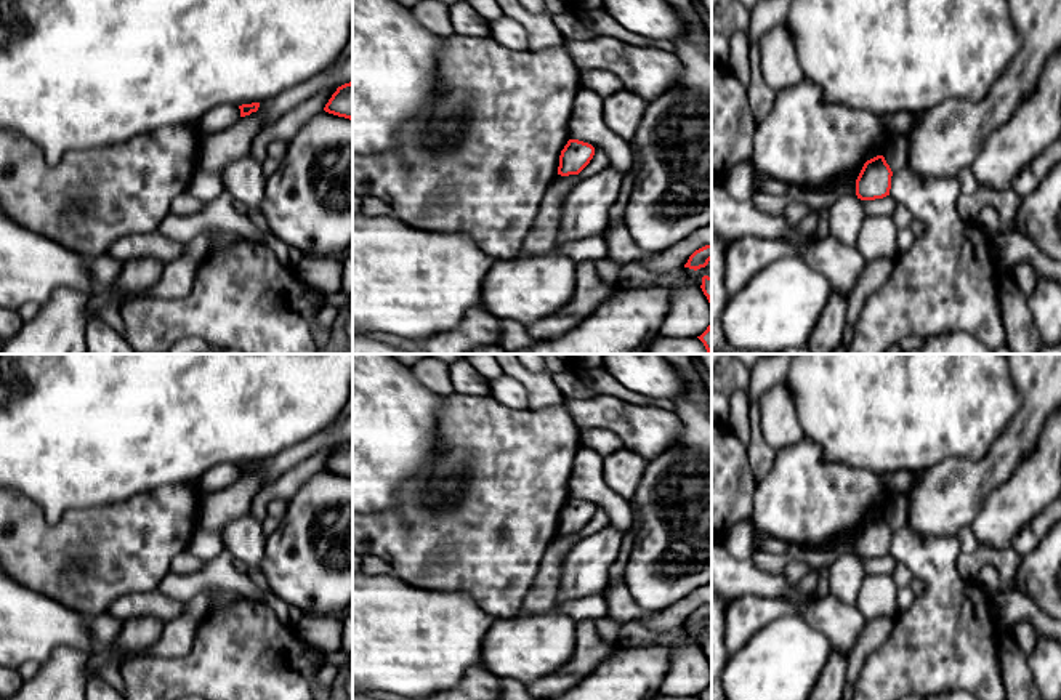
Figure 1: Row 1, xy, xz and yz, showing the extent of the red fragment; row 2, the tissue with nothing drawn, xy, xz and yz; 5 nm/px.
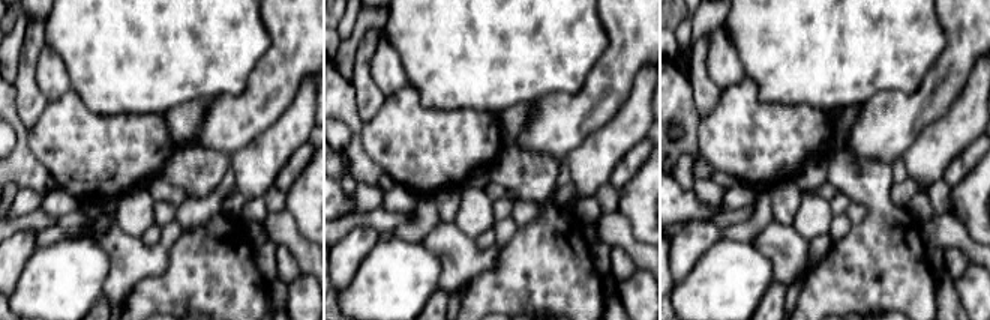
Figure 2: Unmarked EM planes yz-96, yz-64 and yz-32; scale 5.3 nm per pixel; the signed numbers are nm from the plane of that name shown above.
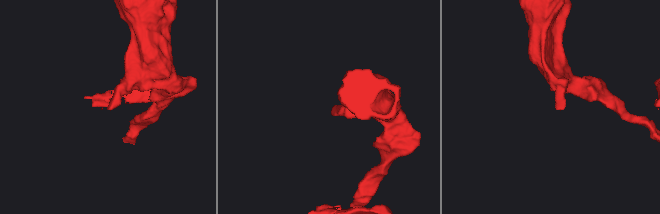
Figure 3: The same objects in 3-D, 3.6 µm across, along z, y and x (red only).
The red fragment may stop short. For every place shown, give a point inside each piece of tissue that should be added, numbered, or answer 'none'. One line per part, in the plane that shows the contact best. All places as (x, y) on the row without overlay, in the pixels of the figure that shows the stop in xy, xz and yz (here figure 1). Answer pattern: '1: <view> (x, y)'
none

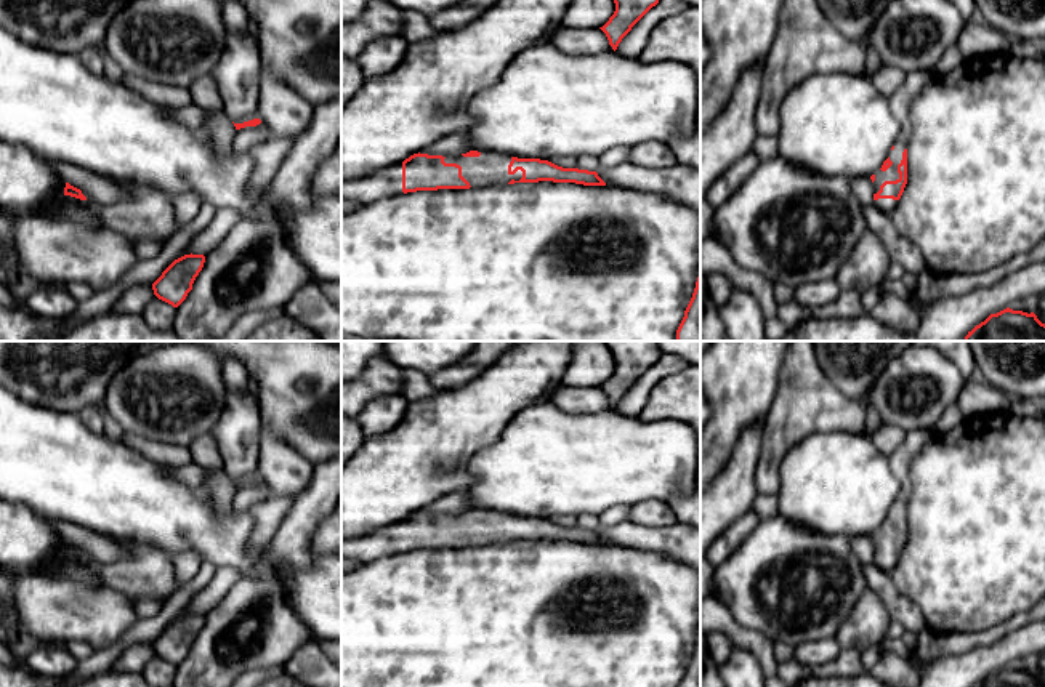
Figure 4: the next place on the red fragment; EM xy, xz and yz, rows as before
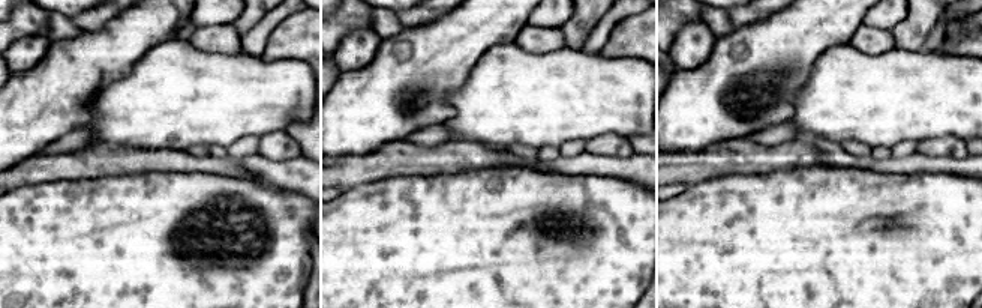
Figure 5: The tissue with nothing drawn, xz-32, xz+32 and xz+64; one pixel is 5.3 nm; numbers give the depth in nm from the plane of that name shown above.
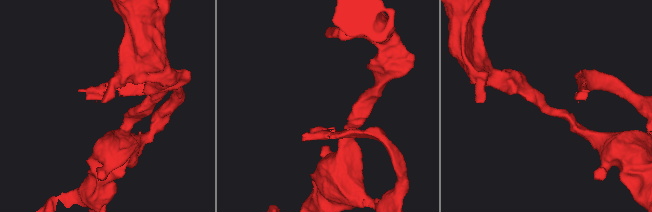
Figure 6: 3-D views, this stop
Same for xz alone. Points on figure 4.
1: xz (489, 527)

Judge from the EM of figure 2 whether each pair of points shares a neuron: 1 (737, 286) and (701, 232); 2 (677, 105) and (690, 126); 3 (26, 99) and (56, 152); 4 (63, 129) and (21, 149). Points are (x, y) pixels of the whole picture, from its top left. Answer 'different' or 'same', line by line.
1: different
2: same
3: different
4: different

